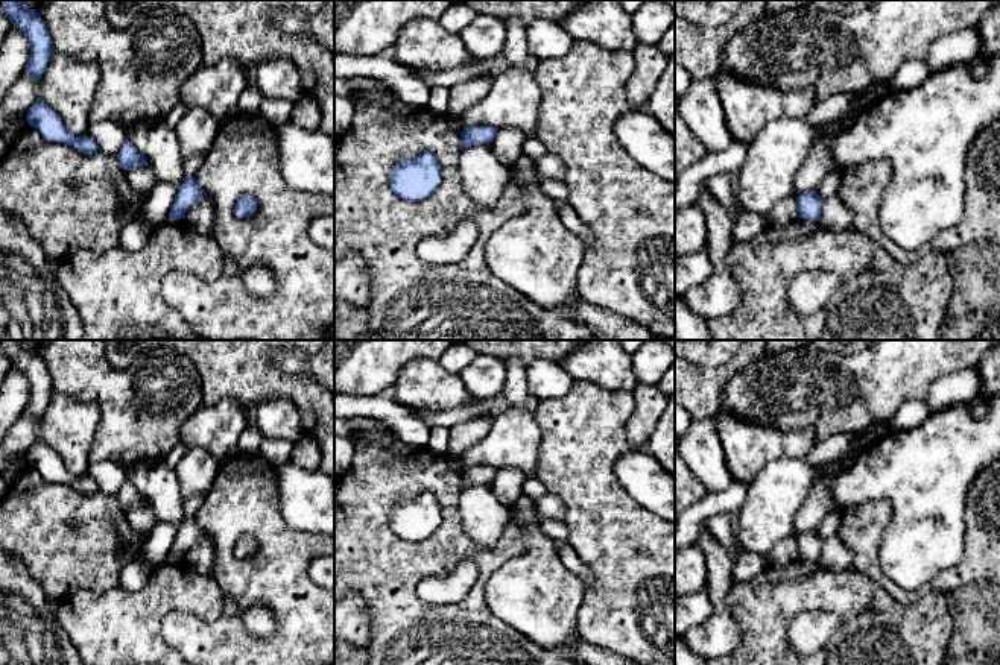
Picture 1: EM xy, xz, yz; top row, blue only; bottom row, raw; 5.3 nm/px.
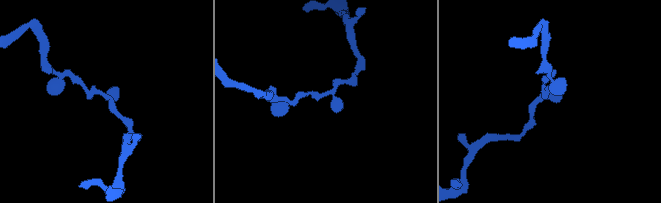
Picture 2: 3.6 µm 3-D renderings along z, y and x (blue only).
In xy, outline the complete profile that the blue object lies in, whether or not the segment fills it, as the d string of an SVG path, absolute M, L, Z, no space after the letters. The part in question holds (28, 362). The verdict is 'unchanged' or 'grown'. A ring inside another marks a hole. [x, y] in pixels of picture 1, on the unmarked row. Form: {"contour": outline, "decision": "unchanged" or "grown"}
{"contour": "M2 340L2 346L11 364L15 364L30 384L30 399L24 411L40 421L55 390L44 360L36 349L27 349L21 340Z", "decision": "unchanged"}

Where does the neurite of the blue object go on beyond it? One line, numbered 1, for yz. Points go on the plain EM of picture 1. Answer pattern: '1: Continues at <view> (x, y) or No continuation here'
1: No continuation here

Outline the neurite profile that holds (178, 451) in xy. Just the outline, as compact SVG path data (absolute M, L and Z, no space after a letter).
M178 440L178 443L164 457L166 465L175 469L175 466L179 463L179 460L185 455L187 451L188 446L182 440Z

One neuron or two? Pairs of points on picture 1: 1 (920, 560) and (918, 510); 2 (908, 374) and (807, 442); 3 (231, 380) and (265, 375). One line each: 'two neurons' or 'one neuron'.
1: one neuron
2: two neurons
3: one neuron

